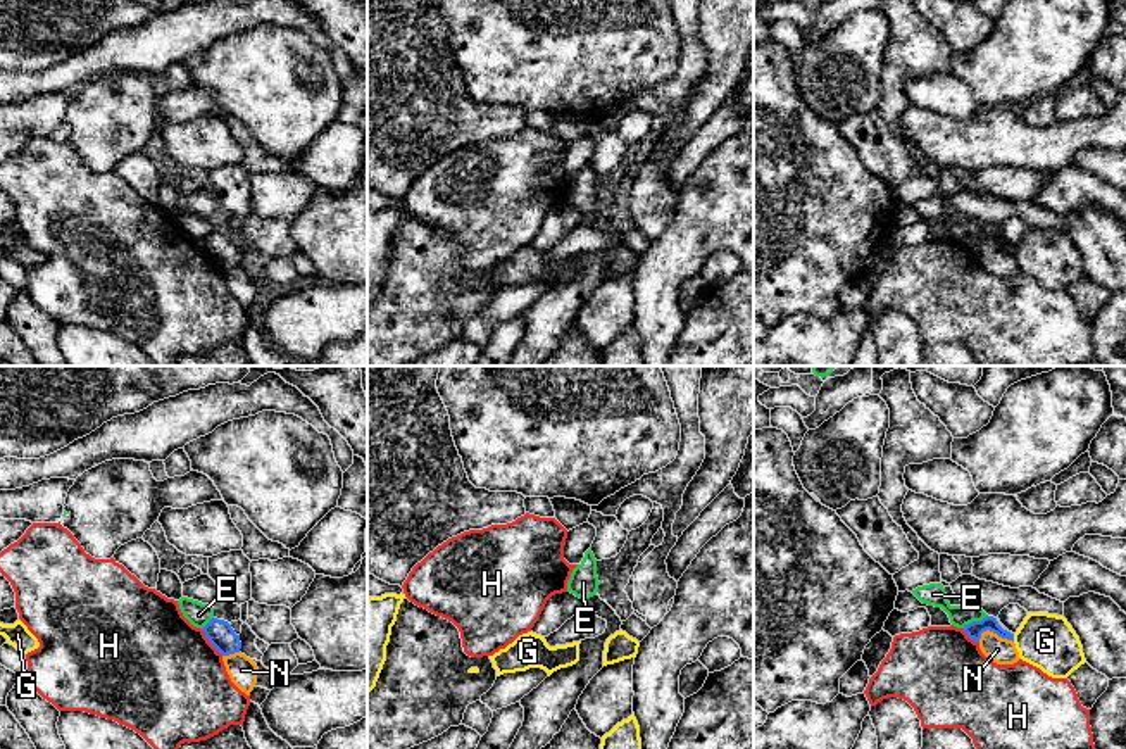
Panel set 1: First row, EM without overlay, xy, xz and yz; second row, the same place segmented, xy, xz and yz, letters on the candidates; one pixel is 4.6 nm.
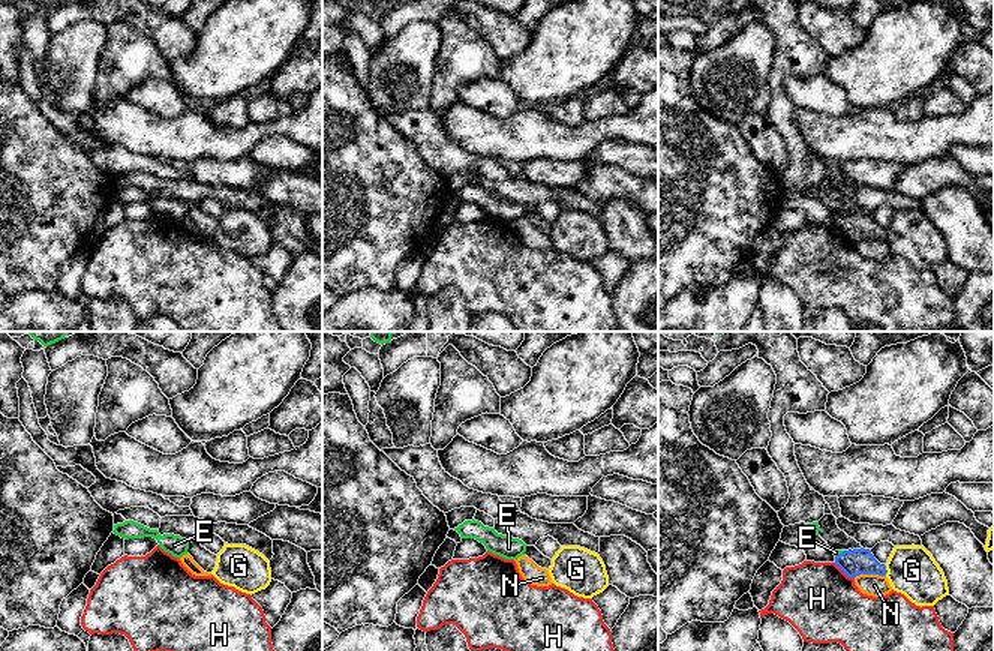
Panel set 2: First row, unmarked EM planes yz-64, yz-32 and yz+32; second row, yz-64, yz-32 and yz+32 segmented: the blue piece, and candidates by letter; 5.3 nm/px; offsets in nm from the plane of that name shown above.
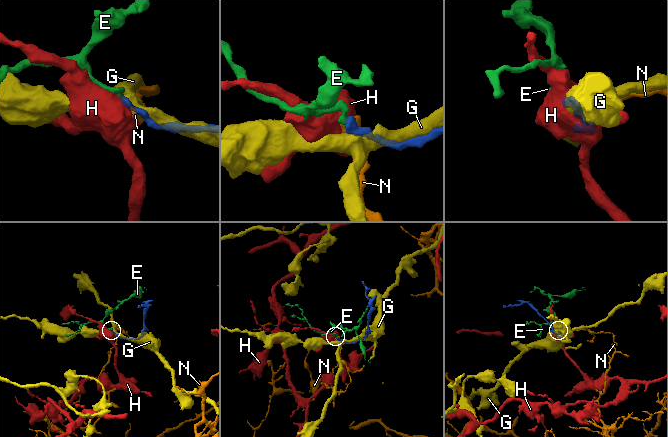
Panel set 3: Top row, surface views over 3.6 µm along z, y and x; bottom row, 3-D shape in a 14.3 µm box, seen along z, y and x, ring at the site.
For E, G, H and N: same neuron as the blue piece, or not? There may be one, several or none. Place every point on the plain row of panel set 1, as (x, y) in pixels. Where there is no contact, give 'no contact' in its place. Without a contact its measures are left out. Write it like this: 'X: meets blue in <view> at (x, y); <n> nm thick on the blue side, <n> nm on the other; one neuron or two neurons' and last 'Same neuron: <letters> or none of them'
E: meets blue in yz at (975, 235); 70 nm thick on the blue side, 110 nm on the other; two neurons
G: meets blue in yz at (1013, 251); 70 nm thick on the blue side, 260 nm on the other; two neurons
H: meets blue in xy at (211, 256); 120 nm thick on the blue side, 500 nm on the other; two neurons
N: meets blue in yz at (995, 245); 70 nm thick on the blue side, 120 nm on the other; two neurons
Same neuron: none of them

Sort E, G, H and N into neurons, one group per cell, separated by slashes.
E / G / H / N

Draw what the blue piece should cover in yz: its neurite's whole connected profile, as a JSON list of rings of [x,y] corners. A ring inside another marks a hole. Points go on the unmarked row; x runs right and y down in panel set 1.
[[[986,230],[986,231],[983,231],[981,235],[973,235],[973,236],[969,236],[969,238],[964,240],[964,245],[966,245],[967,250],[973,252],[974,255],[979,255],[981,247],[986,245],[986,243],[997,247],[997,249],[1002,250],[1002,252],[1007,252],[1007,254],[1012,254],[1012,255],[1014,255],[1014,247],[1004,243],[1004,242],[998,238],[997,231],[993,231],[993,230]]]

